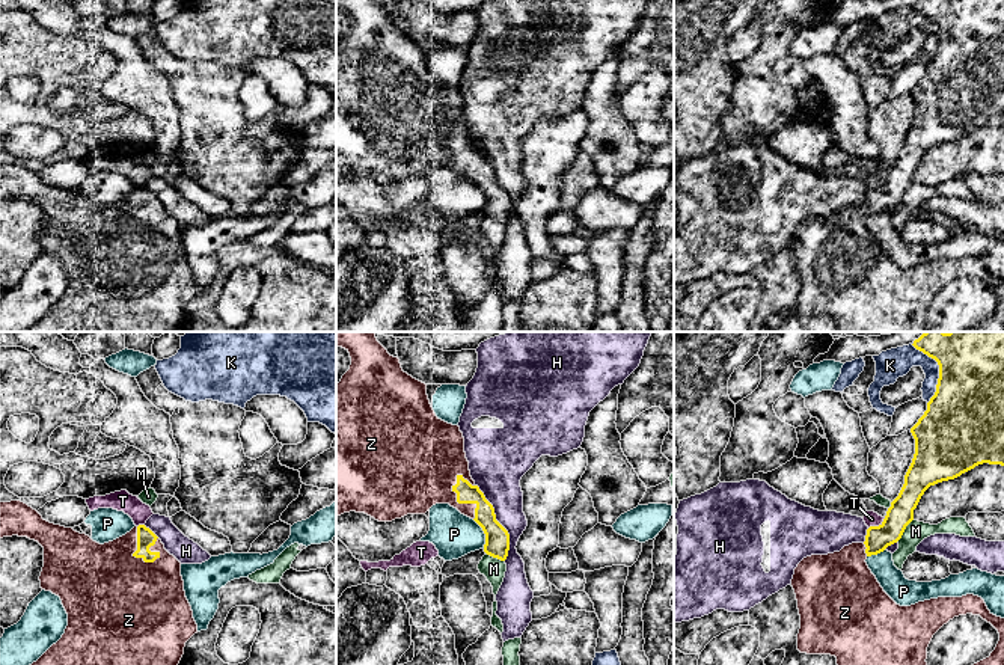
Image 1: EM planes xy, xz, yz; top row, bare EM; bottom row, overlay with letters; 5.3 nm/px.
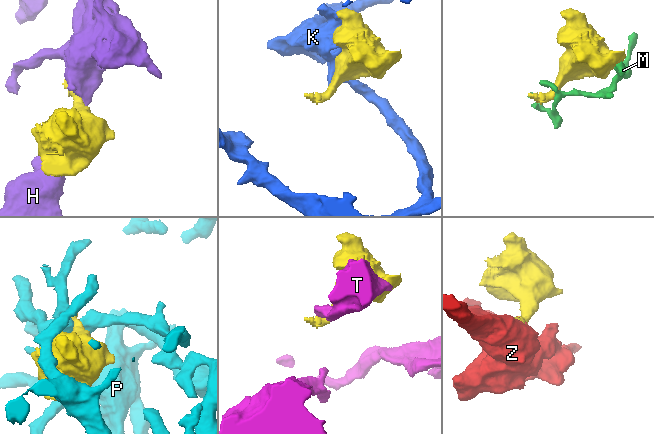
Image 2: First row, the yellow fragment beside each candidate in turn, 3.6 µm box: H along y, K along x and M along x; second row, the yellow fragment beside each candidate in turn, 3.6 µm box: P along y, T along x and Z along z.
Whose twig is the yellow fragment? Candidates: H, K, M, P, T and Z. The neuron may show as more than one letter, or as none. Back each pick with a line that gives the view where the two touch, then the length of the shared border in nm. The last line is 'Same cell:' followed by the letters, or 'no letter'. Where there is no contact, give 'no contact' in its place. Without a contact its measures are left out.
Z: contact in xy; length 220 nm
Same cell: Z

